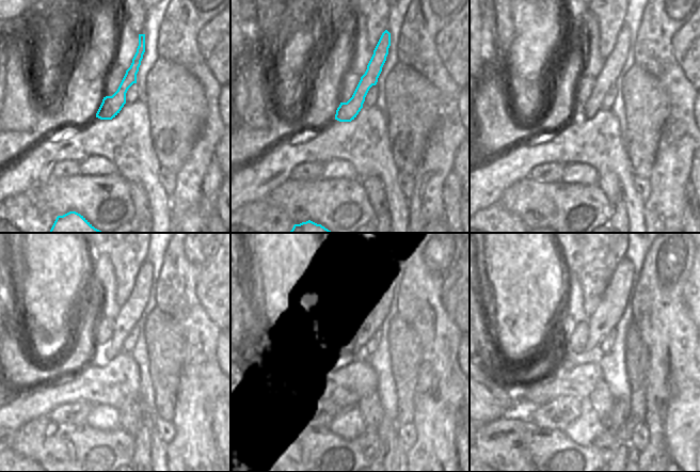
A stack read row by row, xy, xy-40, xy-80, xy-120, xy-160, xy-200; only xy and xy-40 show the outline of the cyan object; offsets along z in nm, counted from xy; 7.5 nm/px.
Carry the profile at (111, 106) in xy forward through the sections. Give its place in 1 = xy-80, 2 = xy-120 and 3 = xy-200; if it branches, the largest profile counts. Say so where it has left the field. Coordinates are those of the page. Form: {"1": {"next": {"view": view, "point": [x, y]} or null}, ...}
{"1": {"next": {"view": "xy-80", "point": [613, 64]}}, "2": {"next": {"view": "xy-120", "point": [130, 312]}}, "3": {"next": {"view": "xy-200", "point": [603, 320]}}}

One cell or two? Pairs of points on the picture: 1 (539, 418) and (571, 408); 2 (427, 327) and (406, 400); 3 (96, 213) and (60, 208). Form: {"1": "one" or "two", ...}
{"1": "one", "2": "two", "3": "one"}

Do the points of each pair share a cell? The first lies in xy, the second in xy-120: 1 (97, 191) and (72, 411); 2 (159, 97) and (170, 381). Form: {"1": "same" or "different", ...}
{"1": "different", "2": "same"}

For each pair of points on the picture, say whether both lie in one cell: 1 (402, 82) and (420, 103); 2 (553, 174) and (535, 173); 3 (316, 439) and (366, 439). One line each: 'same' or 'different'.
1: same
2: same
3: same

